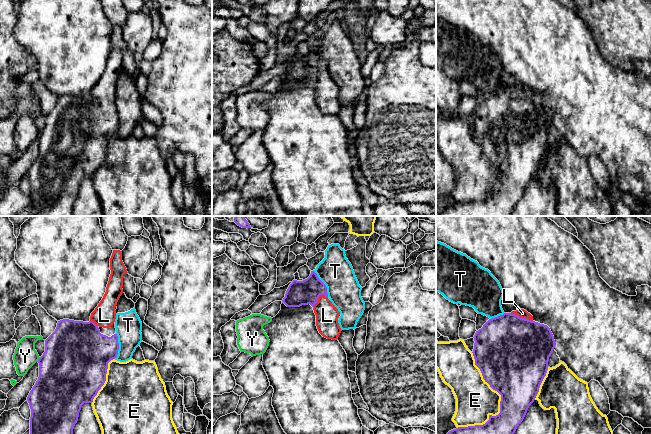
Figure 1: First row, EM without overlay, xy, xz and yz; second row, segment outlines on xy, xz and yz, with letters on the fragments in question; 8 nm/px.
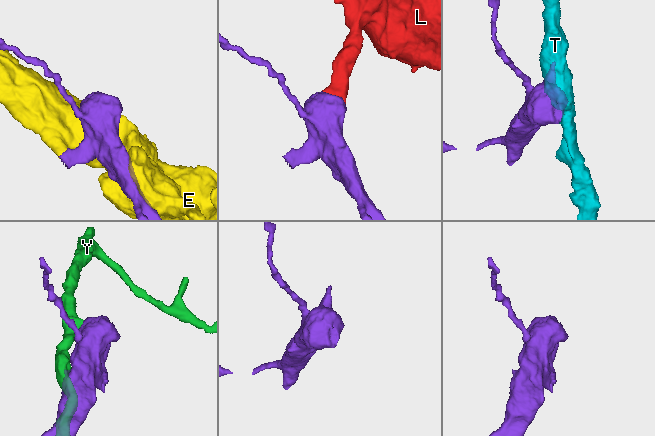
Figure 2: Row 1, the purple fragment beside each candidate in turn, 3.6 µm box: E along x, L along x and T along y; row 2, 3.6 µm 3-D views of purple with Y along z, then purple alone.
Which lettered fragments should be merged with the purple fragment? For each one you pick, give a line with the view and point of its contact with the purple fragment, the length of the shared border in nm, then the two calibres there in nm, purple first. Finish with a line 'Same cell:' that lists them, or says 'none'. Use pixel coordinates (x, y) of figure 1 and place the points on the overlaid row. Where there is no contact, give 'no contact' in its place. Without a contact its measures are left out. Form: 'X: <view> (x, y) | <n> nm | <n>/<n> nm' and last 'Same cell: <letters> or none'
L: yz (520, 317) | 200 nm | 500/70 nm
Same cell: L

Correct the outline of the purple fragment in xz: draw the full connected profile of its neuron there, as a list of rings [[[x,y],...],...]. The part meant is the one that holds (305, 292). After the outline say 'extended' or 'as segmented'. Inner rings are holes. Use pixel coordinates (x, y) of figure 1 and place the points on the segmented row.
[[[314,271],[303,281],[293,280],[282,302],[287,307],[310,304],[316,315],[319,333],[327,339],[338,339],[342,331],[338,323],[340,312],[328,299],[327,287]]] | extended

